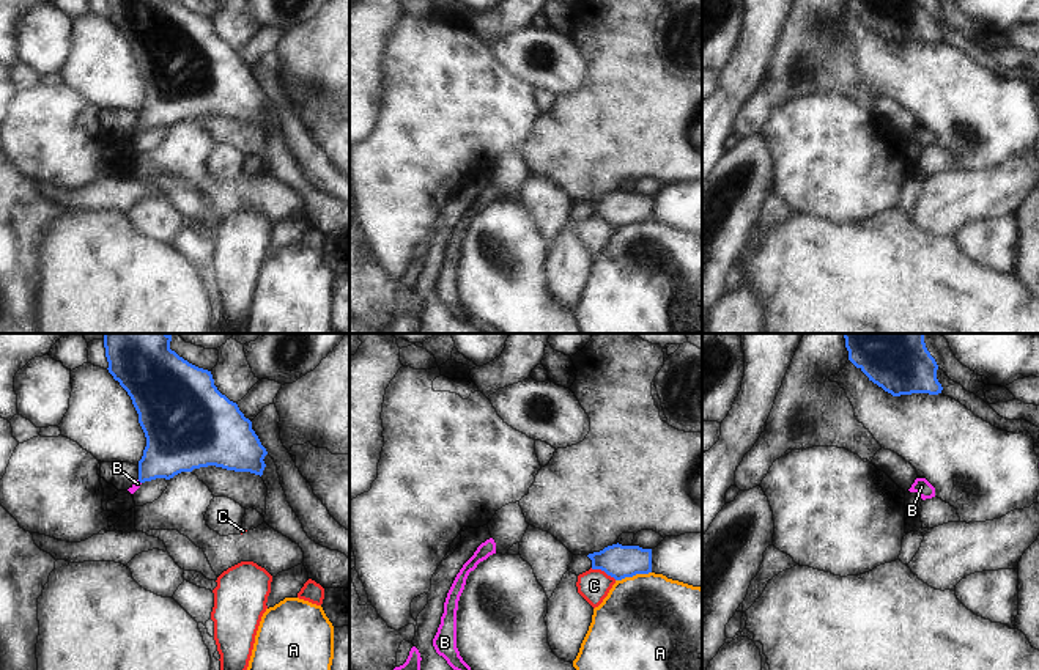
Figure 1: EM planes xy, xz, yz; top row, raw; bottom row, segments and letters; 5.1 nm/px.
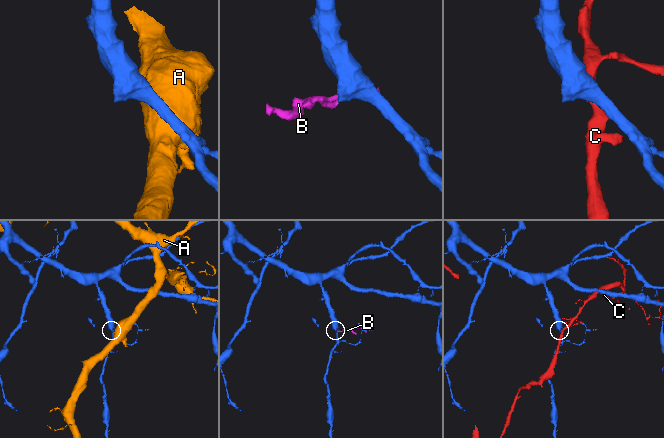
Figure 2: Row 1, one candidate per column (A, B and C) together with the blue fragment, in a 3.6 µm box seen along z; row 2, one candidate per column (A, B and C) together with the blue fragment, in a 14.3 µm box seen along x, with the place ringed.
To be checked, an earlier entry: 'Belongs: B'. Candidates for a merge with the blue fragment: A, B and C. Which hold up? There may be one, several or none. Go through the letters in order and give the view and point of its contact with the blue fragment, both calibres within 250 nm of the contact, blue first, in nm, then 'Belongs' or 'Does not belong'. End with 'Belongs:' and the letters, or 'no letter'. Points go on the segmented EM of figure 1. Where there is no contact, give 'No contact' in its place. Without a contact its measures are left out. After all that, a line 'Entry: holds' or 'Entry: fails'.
A: Touches blue at xz (633, 574). Thickness 170 nm (blue) against 480 nm. Does not belong
B: No contact. Belongs
C: Touches blue at xz (603, 570). Thickness 170 nm (blue) against 160 nm. Does not belong
Belongs: B
Entry: holds

